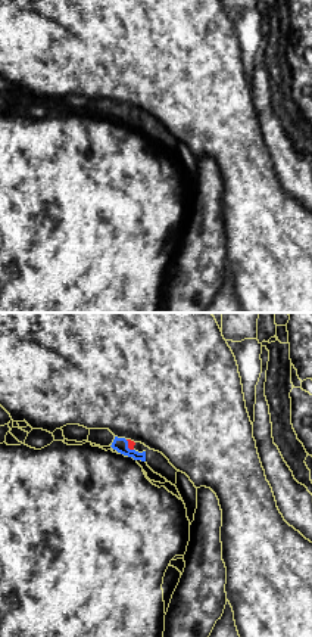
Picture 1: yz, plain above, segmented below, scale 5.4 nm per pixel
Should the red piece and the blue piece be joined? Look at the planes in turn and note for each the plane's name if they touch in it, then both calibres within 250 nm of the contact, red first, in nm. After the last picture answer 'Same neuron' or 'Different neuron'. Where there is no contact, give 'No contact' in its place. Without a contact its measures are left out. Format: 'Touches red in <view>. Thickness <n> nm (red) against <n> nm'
Touches red in yz. Thickness 40 nm (red) against 80 nm

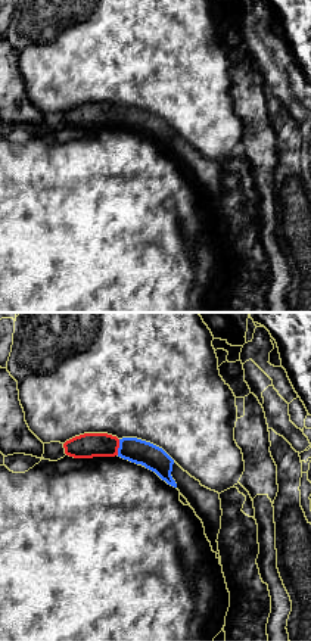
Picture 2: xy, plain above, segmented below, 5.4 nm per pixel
Touches red in xy. Thickness 140 nm (red) against 140 nm

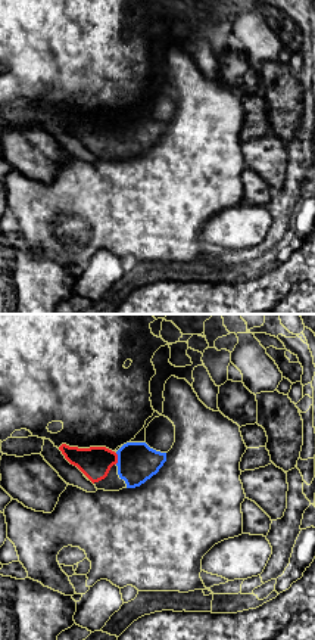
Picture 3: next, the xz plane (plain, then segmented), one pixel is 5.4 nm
Touches red in xz. Thickness 170 nm (red) against 220 nm

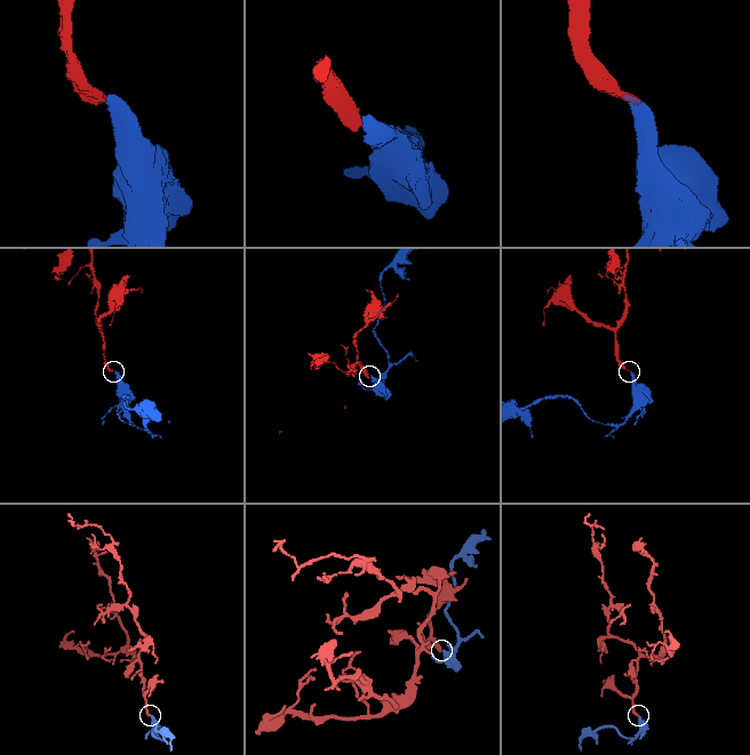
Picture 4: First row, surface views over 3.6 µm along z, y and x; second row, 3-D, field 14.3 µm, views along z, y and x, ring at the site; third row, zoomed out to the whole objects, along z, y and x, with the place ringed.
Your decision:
Same neuron

